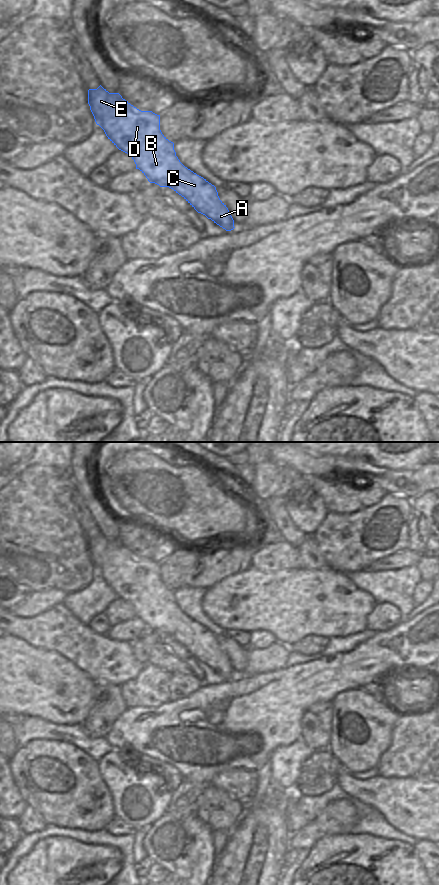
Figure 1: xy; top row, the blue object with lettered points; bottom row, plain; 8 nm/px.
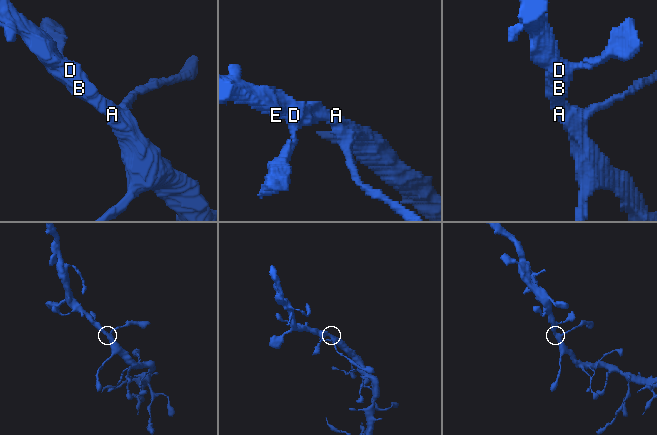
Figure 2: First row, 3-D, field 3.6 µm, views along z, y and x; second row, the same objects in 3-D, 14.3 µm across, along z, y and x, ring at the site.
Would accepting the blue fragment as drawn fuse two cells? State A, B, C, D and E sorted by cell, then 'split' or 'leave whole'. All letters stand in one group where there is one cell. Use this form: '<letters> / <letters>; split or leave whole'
A B C D E; leave whole

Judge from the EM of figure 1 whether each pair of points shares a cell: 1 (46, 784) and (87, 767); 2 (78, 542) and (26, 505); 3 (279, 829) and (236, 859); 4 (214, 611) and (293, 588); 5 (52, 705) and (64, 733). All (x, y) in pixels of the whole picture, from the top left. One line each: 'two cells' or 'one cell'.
1: one cell
2: one cell
3: one cell
4: one cell
5: two cells

